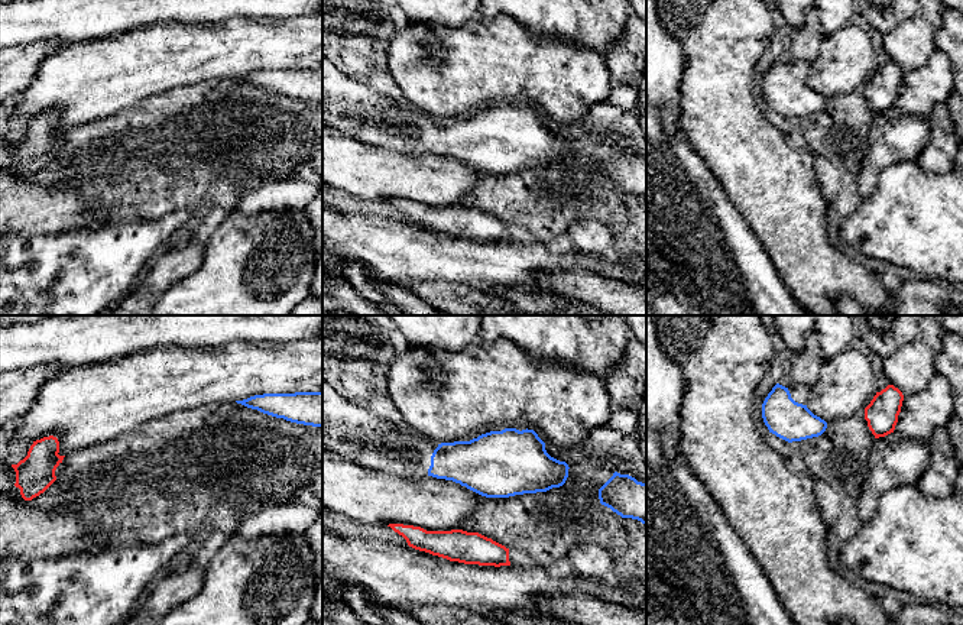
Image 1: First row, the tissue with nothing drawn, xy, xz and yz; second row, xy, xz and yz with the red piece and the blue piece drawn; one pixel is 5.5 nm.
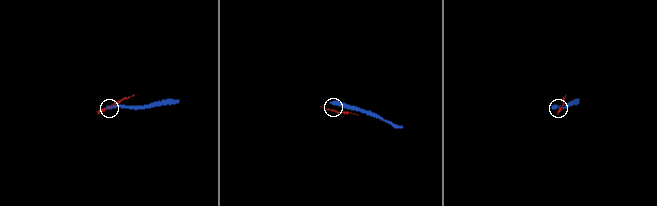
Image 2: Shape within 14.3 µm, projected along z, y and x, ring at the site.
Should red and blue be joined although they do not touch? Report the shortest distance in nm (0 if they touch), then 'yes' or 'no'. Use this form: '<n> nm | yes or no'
200 nm | no

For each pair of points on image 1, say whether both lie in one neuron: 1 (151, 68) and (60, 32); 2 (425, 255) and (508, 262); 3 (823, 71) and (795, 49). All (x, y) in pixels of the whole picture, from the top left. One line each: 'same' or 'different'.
1: different
2: same
3: different

